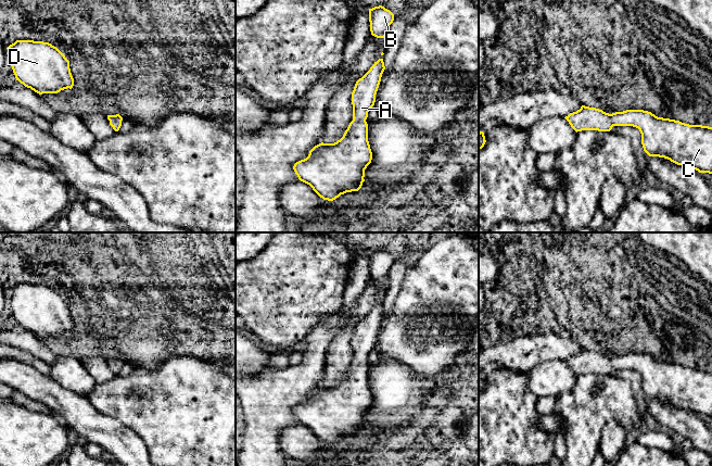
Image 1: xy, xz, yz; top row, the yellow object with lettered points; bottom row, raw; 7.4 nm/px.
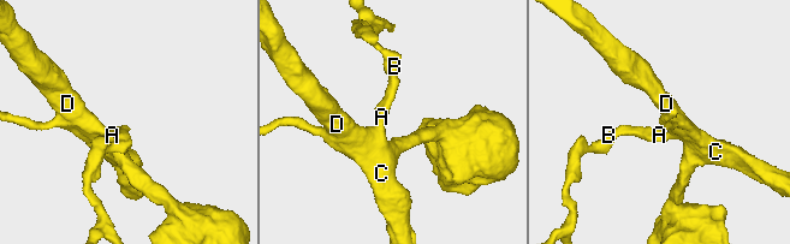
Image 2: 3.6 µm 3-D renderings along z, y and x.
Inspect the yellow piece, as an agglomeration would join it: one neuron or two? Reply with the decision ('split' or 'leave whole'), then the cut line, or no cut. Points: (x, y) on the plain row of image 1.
leave whole; cut none

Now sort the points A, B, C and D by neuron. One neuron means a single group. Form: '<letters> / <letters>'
A B C D

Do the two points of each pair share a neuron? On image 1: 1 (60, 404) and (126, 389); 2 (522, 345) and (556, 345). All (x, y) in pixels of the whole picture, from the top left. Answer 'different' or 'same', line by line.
1: different
2: same

